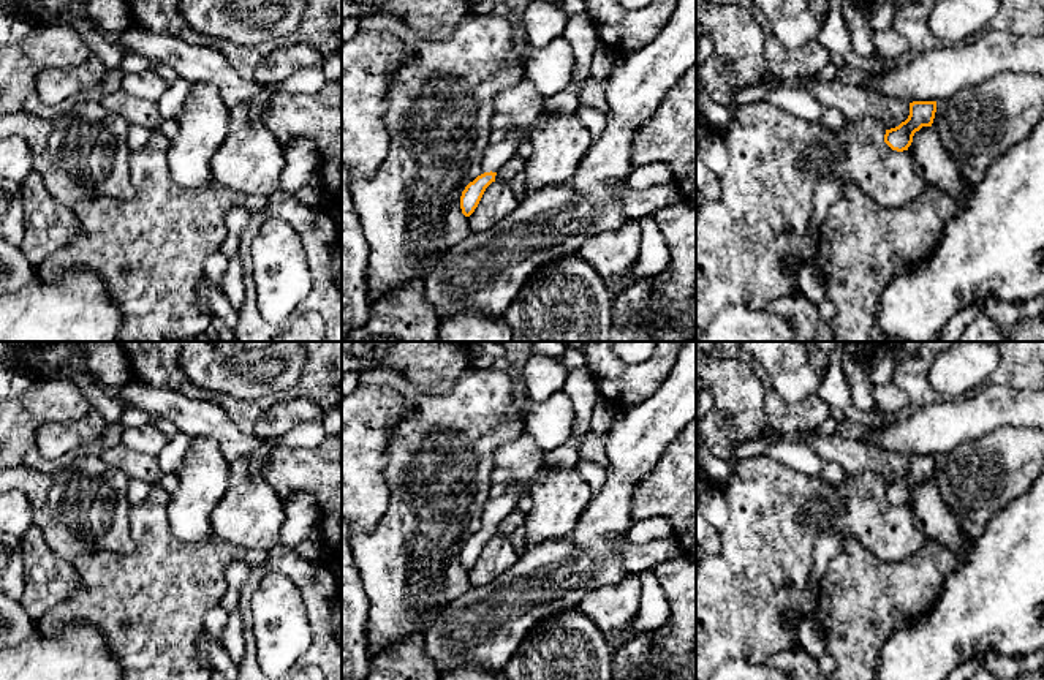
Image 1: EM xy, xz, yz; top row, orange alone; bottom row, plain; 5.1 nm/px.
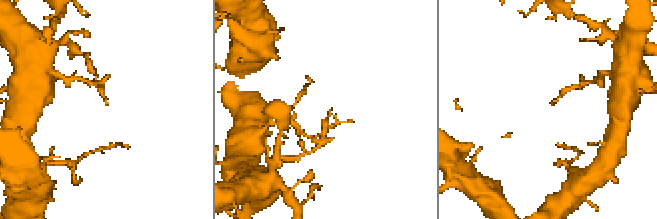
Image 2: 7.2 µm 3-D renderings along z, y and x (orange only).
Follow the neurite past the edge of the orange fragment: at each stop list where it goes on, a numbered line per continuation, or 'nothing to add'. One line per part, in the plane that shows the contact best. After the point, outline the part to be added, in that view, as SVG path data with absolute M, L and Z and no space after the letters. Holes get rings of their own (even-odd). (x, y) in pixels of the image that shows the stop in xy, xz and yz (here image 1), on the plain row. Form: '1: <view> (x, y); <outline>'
1: xz (495, 510); M506 485L505 493L498 498L489 498L482 509L482 528L498 527L501 520L516 509L519 497L524 493L522 485Z

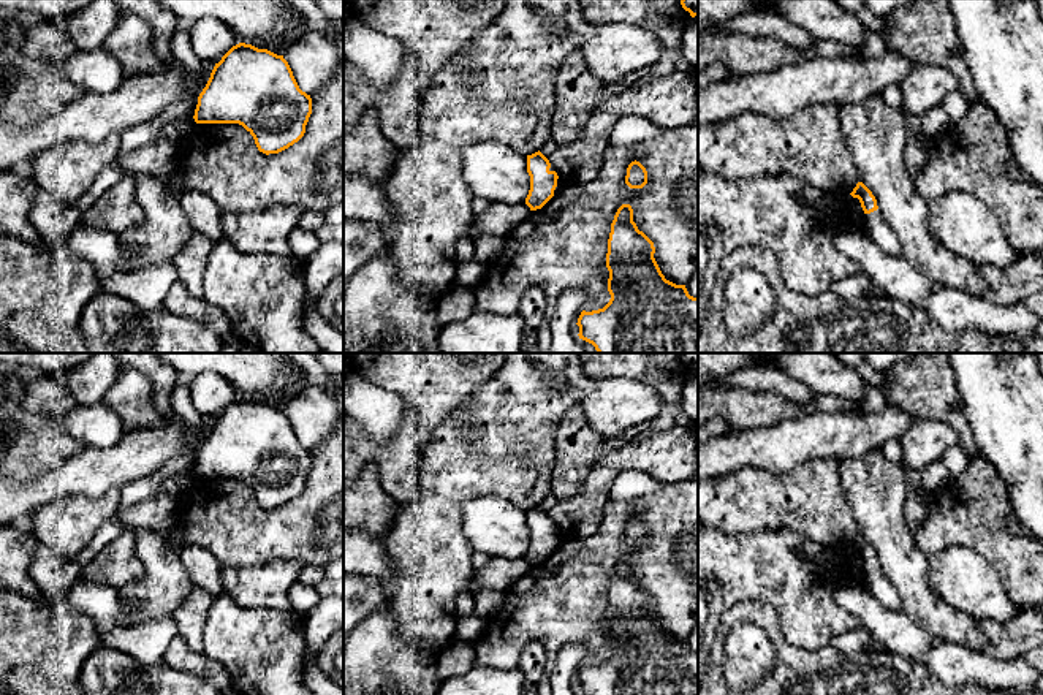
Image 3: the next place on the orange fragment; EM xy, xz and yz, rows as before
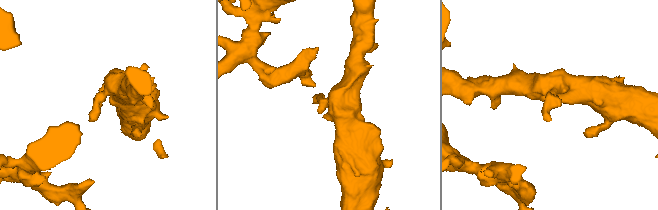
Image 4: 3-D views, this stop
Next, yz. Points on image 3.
1: yz (877, 583); M877 564L866 568L866 589L888 610L902 611L901 597L893 583L885 576Z

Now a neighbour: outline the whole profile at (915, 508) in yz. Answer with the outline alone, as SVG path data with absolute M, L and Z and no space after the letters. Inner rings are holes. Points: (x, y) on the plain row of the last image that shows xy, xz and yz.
M908 491L907 500L904 503L904 519L907 522L908 530L915 535L927 515L929 496L924 491Z

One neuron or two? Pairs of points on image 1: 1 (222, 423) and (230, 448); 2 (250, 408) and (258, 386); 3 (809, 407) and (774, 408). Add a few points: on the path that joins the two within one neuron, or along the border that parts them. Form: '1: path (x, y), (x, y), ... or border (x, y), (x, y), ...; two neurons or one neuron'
1: path (222, 429), (230, 442); one neuron
2: border (217, 391), (241, 399), (263, 397); two neurons
3: path (801, 410), (782, 410); one neuron

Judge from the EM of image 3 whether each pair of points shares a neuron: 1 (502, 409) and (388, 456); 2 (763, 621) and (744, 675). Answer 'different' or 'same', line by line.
1: different
2: different

